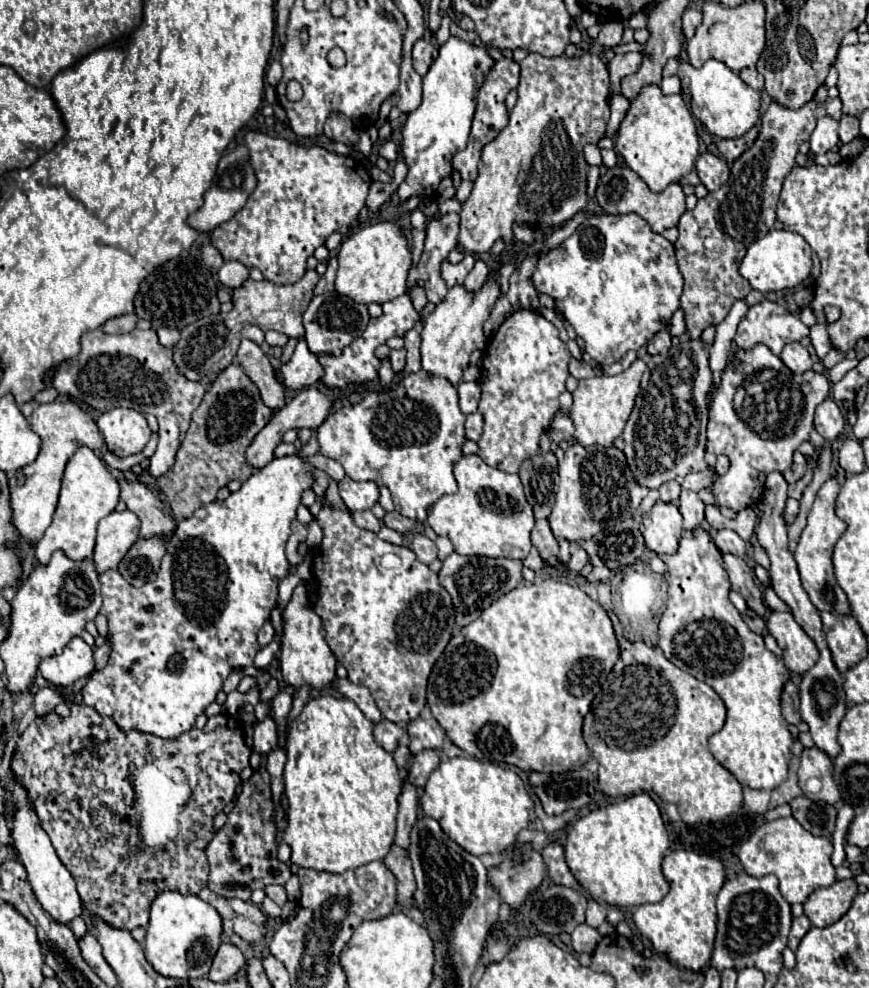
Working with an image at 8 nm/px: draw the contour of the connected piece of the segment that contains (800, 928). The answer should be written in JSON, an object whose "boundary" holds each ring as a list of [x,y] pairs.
{"boundary":[[[799,916],[799,918],[793,918],[793,926],[791,926],[791,932],[789,932],[789,948],[795,952],[801,938],[807,934],[807,930],[811,928],[811,922],[807,916]]]}

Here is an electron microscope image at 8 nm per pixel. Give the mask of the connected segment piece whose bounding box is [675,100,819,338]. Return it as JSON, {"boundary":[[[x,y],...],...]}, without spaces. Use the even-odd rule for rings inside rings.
{"boundary":[[[815,100],[799,110],[789,110],[771,102],[761,118],[757,140],[733,162],[731,180],[717,192],[709,192],[693,210],[687,210],[681,216],[677,224],[679,238],[675,242],[675,254],[685,282],[681,294],[681,308],[685,310],[687,320],[685,338],[699,338],[707,326],[723,322],[733,302],[751,292],[749,282],[739,274],[739,264],[747,254],[749,244],[773,228],[783,180],[795,166],[799,146],[809,140],[815,130],[817,116],[819,106]]]}

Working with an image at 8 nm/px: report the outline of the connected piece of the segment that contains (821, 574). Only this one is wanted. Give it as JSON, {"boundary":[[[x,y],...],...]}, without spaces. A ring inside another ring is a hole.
{"boundary":[[[833,476],[827,478],[827,482],[817,490],[815,502],[807,514],[807,526],[801,532],[801,540],[795,548],[795,562],[797,562],[799,576],[801,576],[801,584],[817,610],[827,610],[831,614],[849,614],[847,596],[841,590],[841,586],[837,584],[835,574],[833,574],[833,564],[831,564],[833,546],[839,540],[839,536],[847,530],[845,522],[835,516],[837,494],[839,494],[839,482]]]}

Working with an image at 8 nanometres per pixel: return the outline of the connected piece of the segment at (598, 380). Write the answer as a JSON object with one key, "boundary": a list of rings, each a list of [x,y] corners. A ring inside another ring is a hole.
{"boundary":[[[635,360],[625,372],[615,376],[593,376],[579,380],[575,392],[573,392],[573,408],[571,408],[571,420],[575,422],[575,440],[581,446],[611,446],[615,438],[621,436],[625,422],[633,410],[635,396],[639,394],[639,382],[641,374],[645,372],[645,362]]]}

